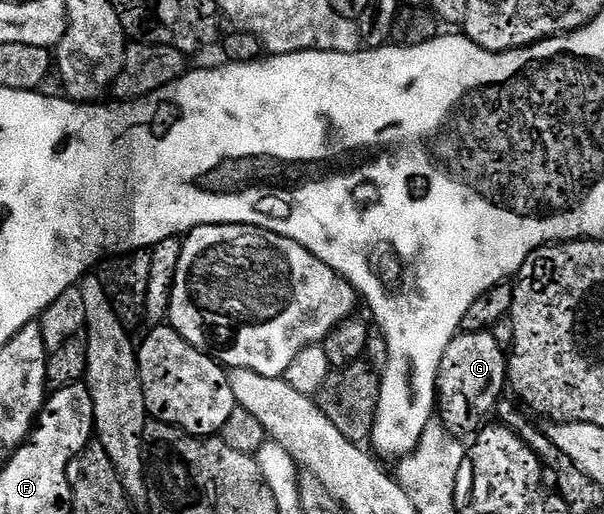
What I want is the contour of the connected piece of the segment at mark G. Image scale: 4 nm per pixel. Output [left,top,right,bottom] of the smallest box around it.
[436,330,508,434]

